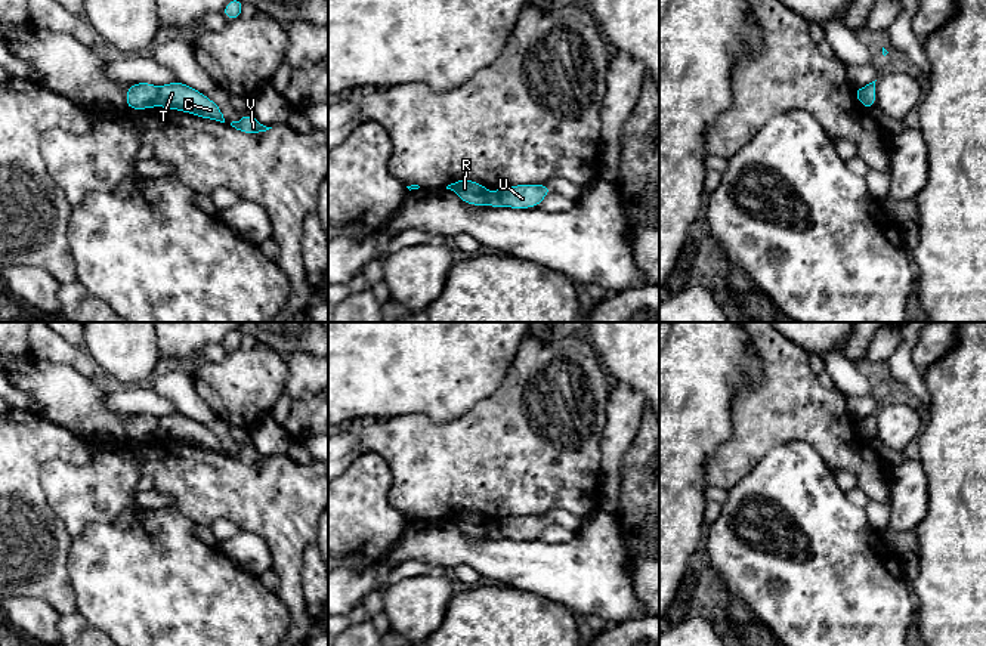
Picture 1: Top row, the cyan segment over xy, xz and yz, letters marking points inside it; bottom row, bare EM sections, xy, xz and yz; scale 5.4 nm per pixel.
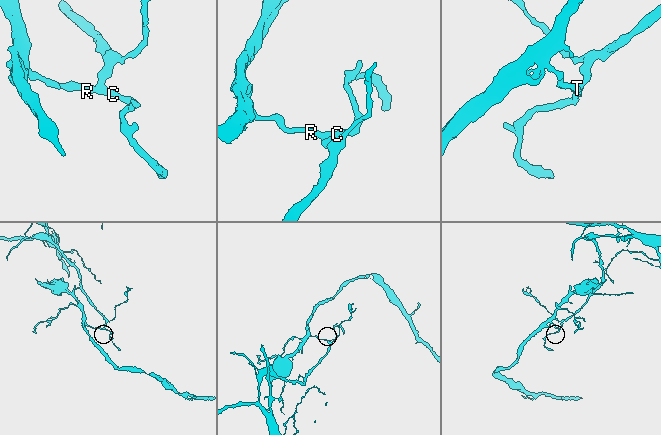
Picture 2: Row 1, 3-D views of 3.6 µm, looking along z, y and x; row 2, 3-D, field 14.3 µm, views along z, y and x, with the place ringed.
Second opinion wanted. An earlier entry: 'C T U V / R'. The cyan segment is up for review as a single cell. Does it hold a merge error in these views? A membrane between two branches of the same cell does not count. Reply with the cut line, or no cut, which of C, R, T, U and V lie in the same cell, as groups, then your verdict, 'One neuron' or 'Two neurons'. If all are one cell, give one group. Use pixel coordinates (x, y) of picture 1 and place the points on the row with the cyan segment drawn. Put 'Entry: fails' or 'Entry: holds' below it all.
Split along xy (157, 87), (158, 104). Groups: C T U V / R. Two neurons
Entry: holds

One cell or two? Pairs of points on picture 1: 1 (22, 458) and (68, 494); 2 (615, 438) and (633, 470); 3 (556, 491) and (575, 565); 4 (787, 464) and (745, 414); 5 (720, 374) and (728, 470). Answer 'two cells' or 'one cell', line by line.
1: two cells
2: two cells
3: two cells
4: two cells
5: two cells

